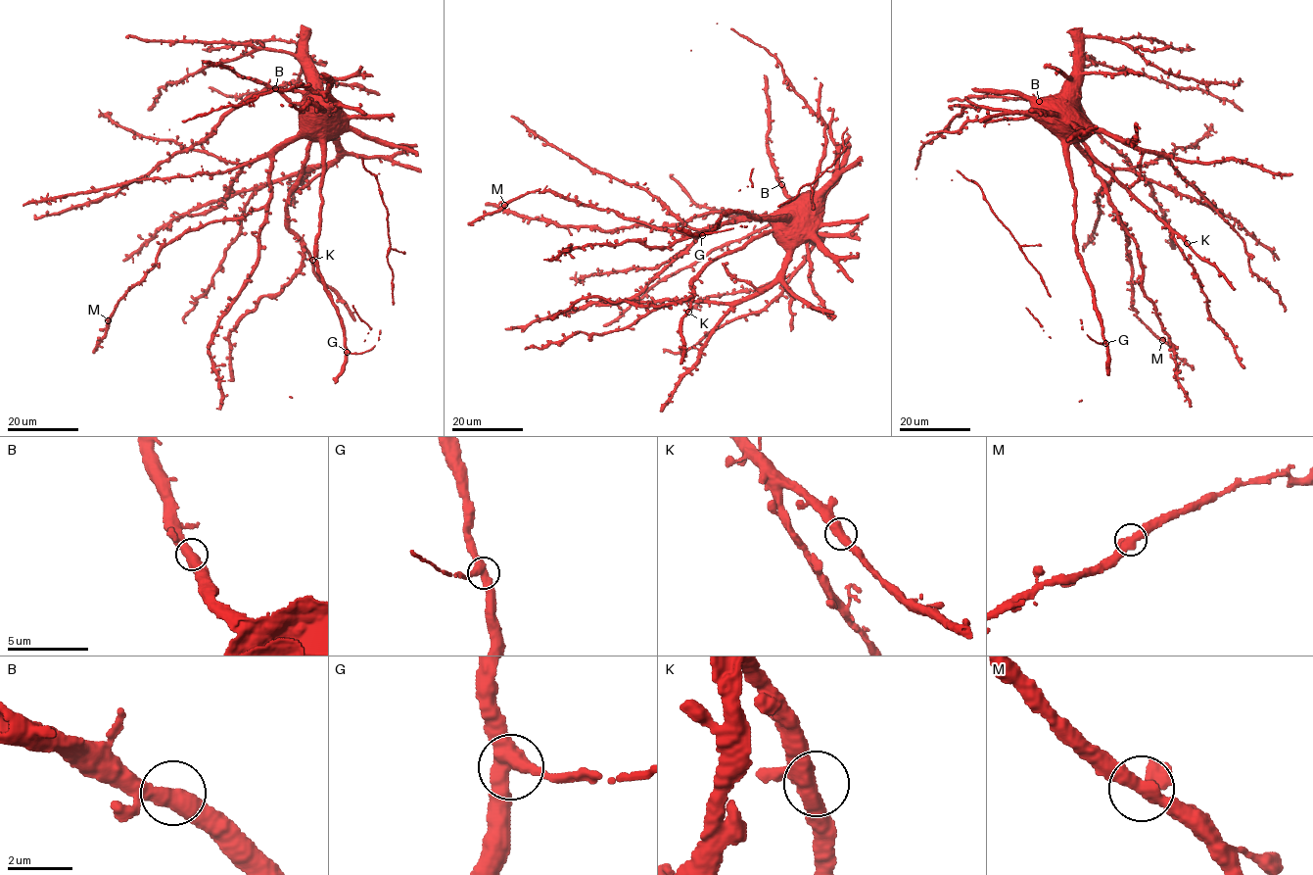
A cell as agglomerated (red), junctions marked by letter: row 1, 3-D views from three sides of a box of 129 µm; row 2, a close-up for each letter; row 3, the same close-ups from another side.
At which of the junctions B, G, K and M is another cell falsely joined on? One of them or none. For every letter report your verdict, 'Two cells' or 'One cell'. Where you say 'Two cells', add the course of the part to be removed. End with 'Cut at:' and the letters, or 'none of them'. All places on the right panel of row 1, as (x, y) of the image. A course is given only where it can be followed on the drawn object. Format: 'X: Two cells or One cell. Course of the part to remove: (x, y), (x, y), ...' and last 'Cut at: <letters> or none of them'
B: One cell
G: One cell
K: One cell
M: One cell
Cut at: none of them

